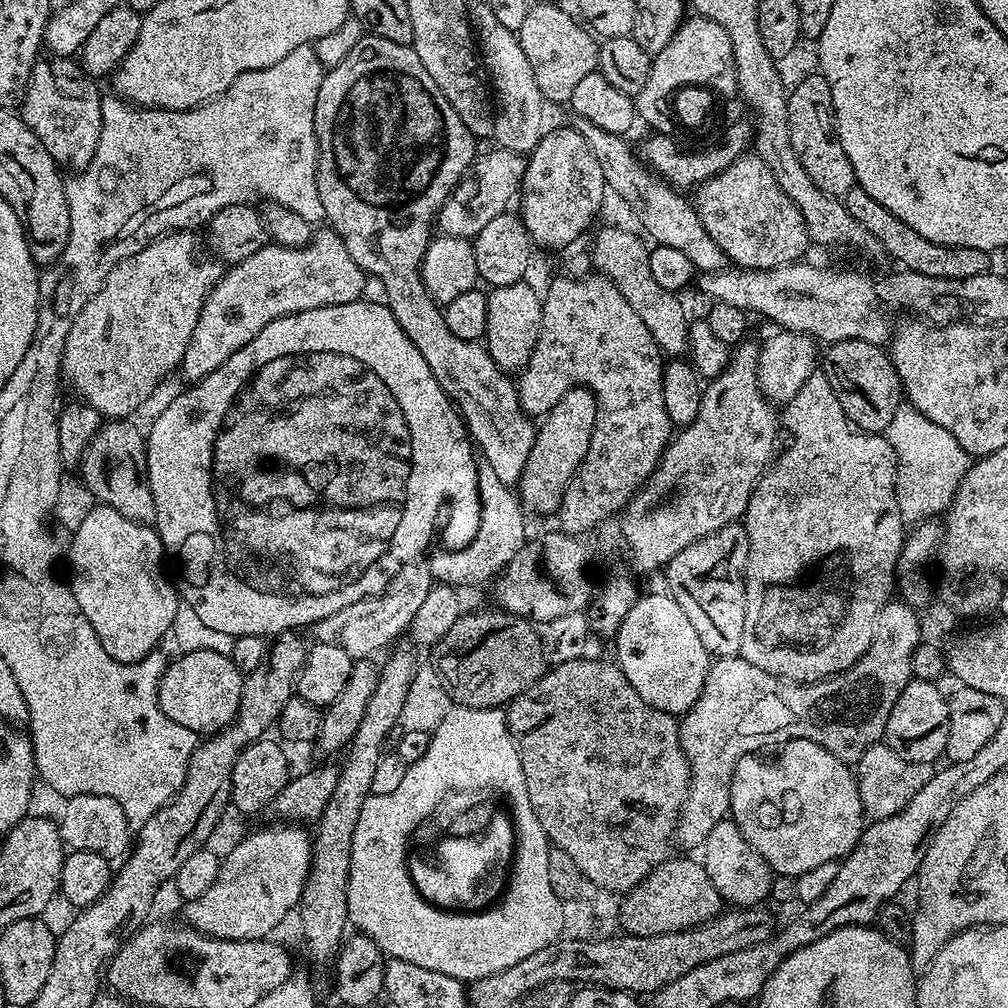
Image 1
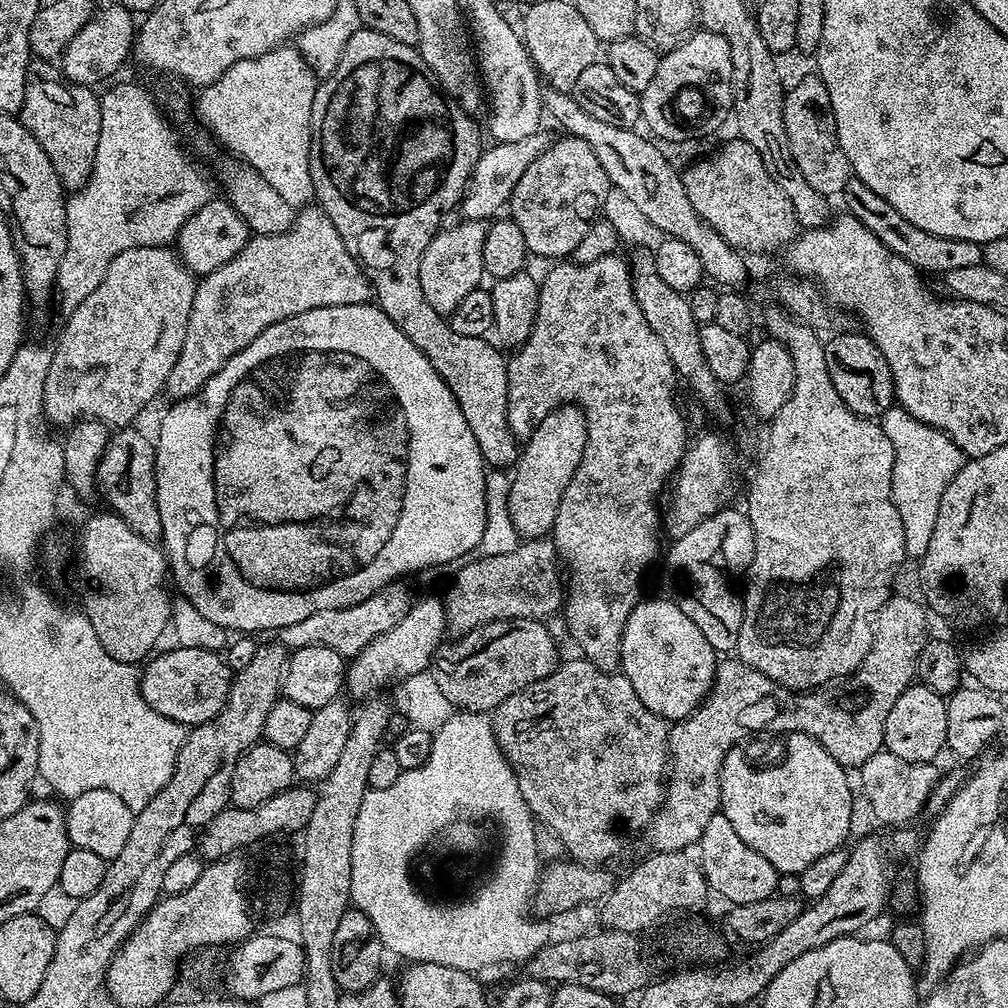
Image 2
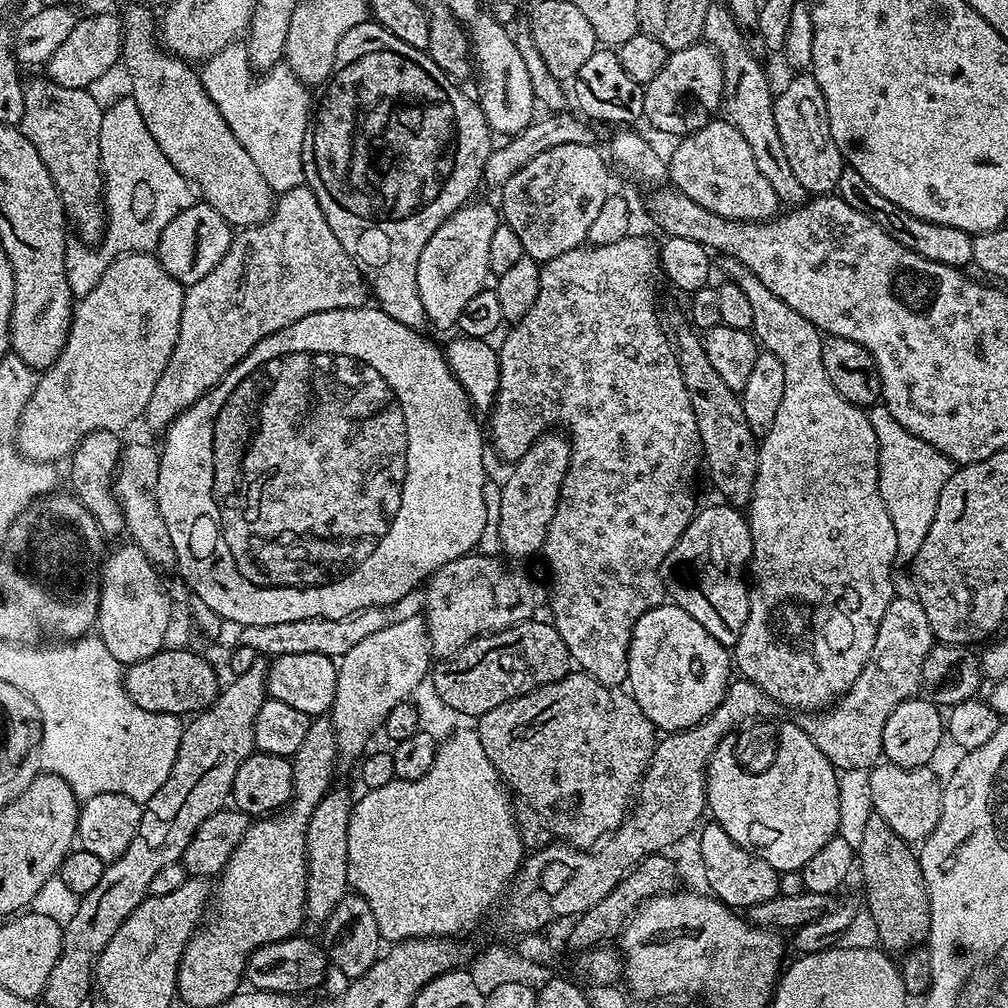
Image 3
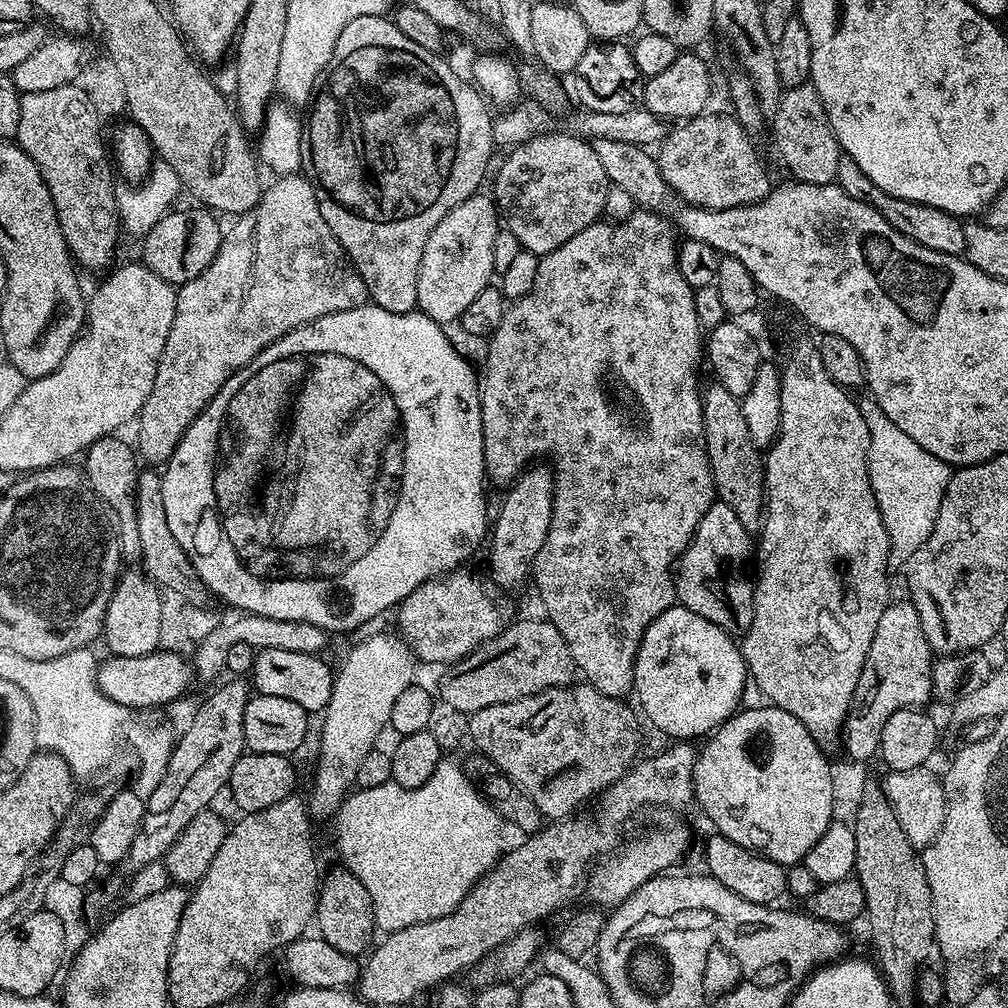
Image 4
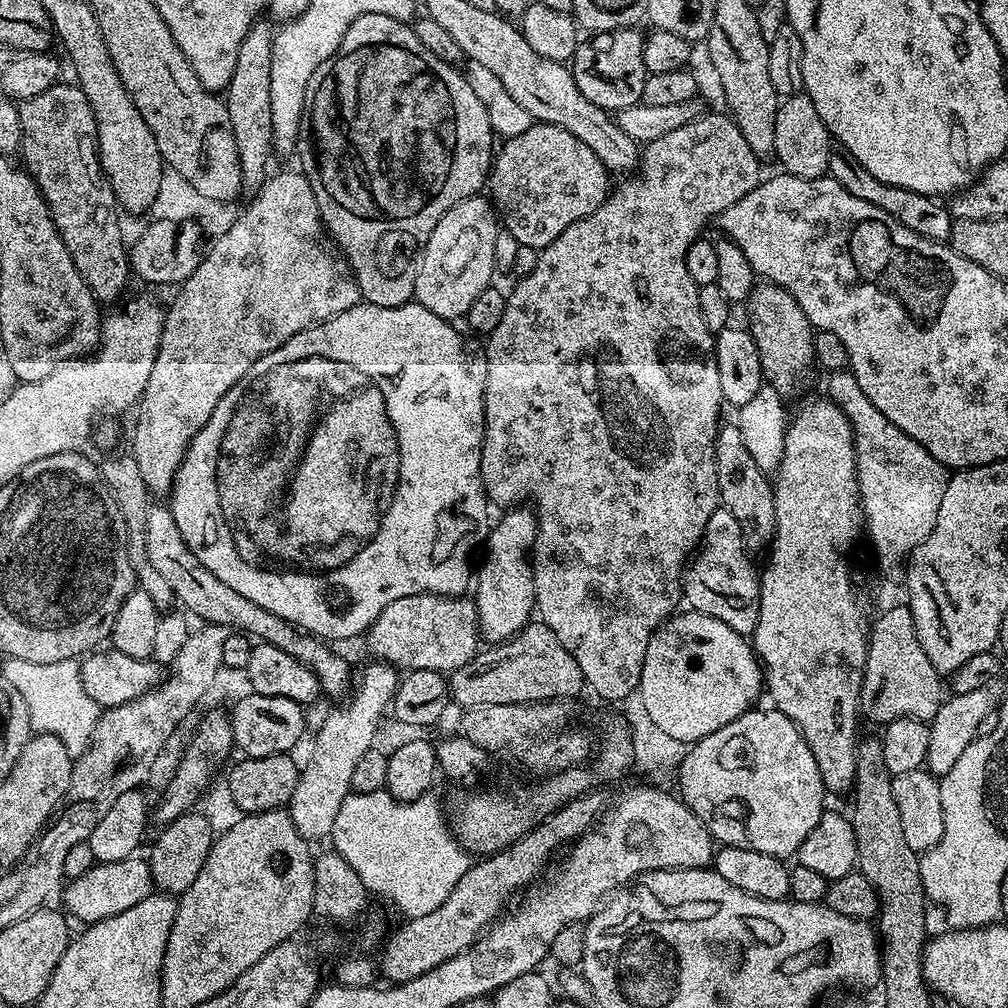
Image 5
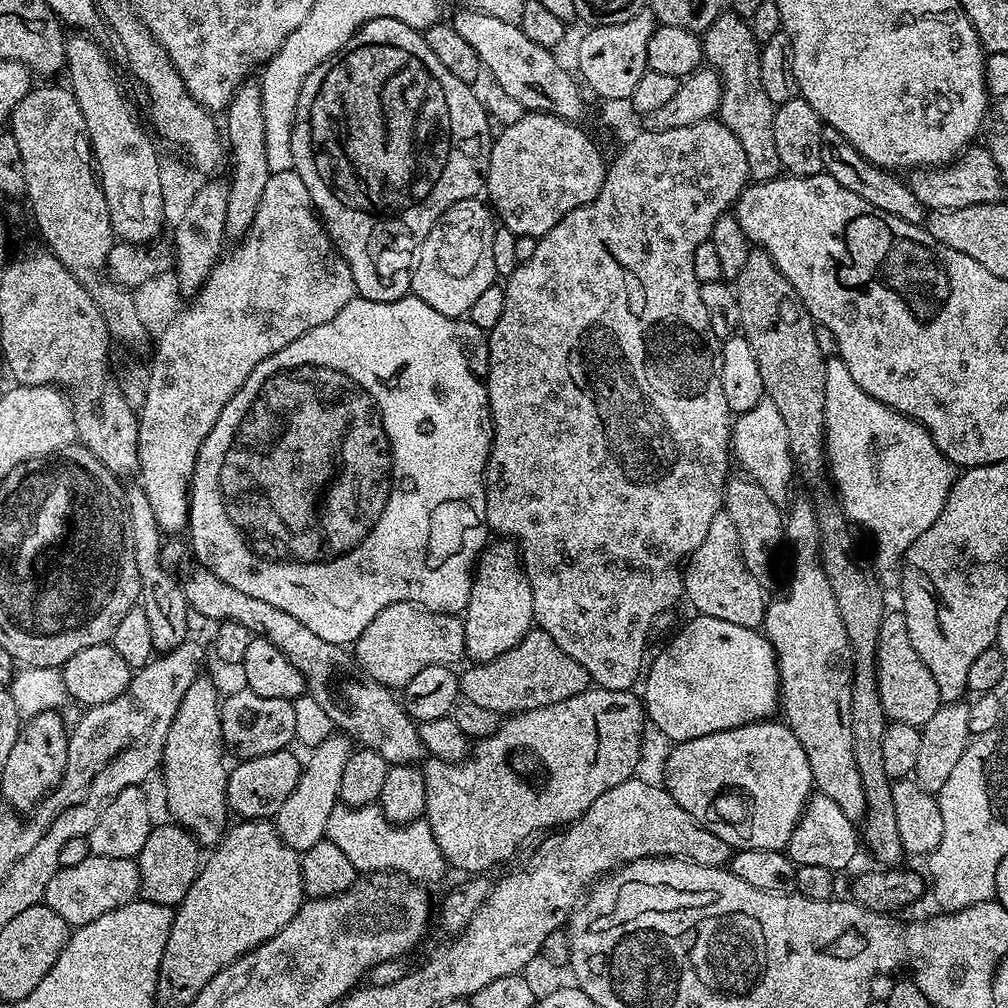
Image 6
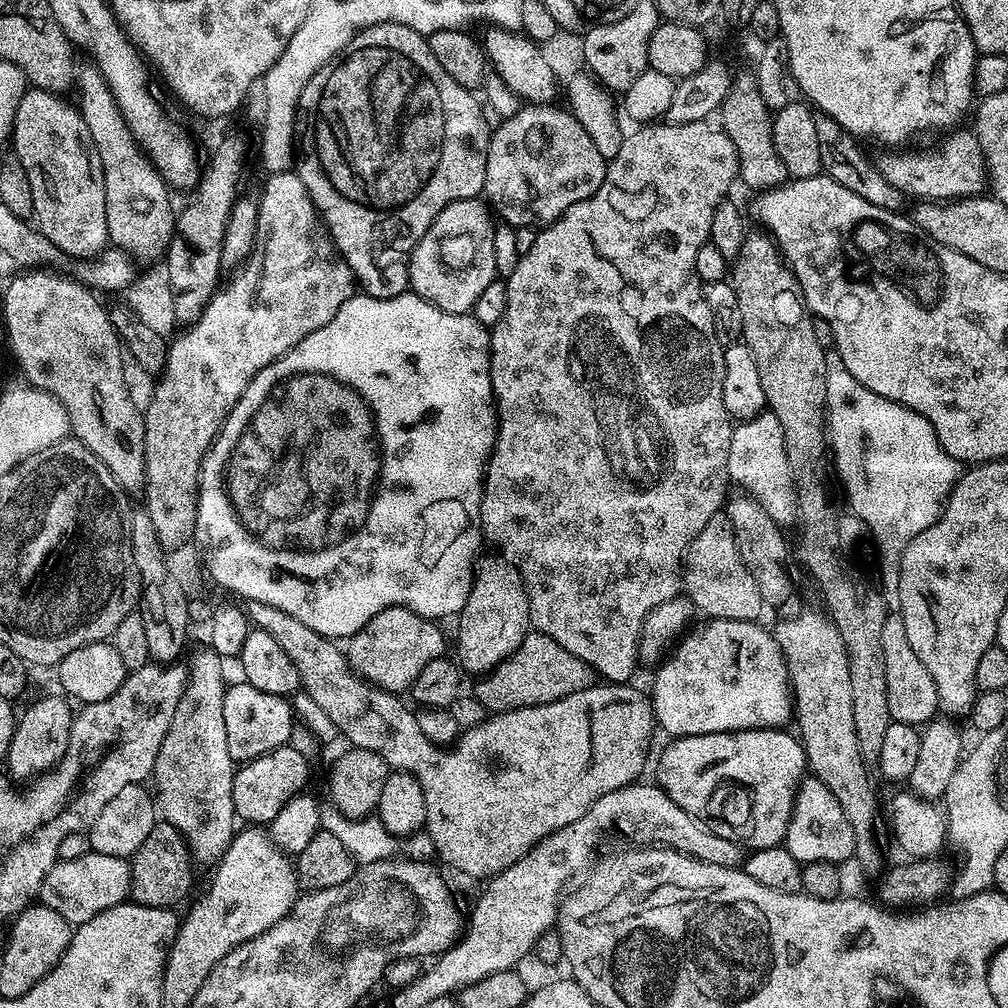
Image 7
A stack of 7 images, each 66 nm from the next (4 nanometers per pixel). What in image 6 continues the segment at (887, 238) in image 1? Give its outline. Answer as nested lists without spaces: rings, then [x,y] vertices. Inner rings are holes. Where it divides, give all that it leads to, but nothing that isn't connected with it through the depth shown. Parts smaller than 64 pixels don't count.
[[[824,126],[822,130],[822,146],[824,147],[824,172],[838,182],[838,186],[846,186],[858,198],[866,198],[870,206],[878,206],[878,210],[886,210],[886,214],[894,214],[894,218],[902,218],[911,224],[923,225],[926,220],[926,209],[913,194],[903,179],[898,180],[891,171],[872,164],[838,130]]]

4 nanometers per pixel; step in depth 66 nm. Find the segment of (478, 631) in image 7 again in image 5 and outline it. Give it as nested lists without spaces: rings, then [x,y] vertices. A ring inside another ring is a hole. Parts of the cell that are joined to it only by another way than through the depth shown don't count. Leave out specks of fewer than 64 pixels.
[[[517,506],[507,509],[500,521],[491,525],[482,545],[484,561],[474,572],[474,603],[480,623],[481,637],[495,646],[511,640],[533,619],[536,606],[534,578],[530,553],[536,545],[536,513],[531,507]]]

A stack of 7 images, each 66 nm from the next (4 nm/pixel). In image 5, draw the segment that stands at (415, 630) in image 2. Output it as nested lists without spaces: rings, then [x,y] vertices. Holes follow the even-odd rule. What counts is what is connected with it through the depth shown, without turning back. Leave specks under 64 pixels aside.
[[[371,662],[364,668],[364,673],[359,673],[354,684],[354,691],[351,693],[349,702],[345,708],[336,708],[320,724],[320,729],[316,732],[316,741],[312,744],[312,757],[308,760],[308,765],[300,768],[300,781],[292,795],[291,804],[287,805],[287,812],[292,815],[294,826],[298,834],[302,834],[304,839],[315,842],[323,838],[331,837],[334,830],[334,818],[338,815],[338,810],[342,806],[342,798],[346,798],[352,791],[352,779],[354,778],[354,766],[358,766],[358,761],[362,754],[366,754],[374,746],[372,740],[376,736],[376,731],[380,728],[380,719],[384,712],[389,711],[392,697],[396,695],[396,685],[398,683],[397,669],[391,664],[383,662]]]

